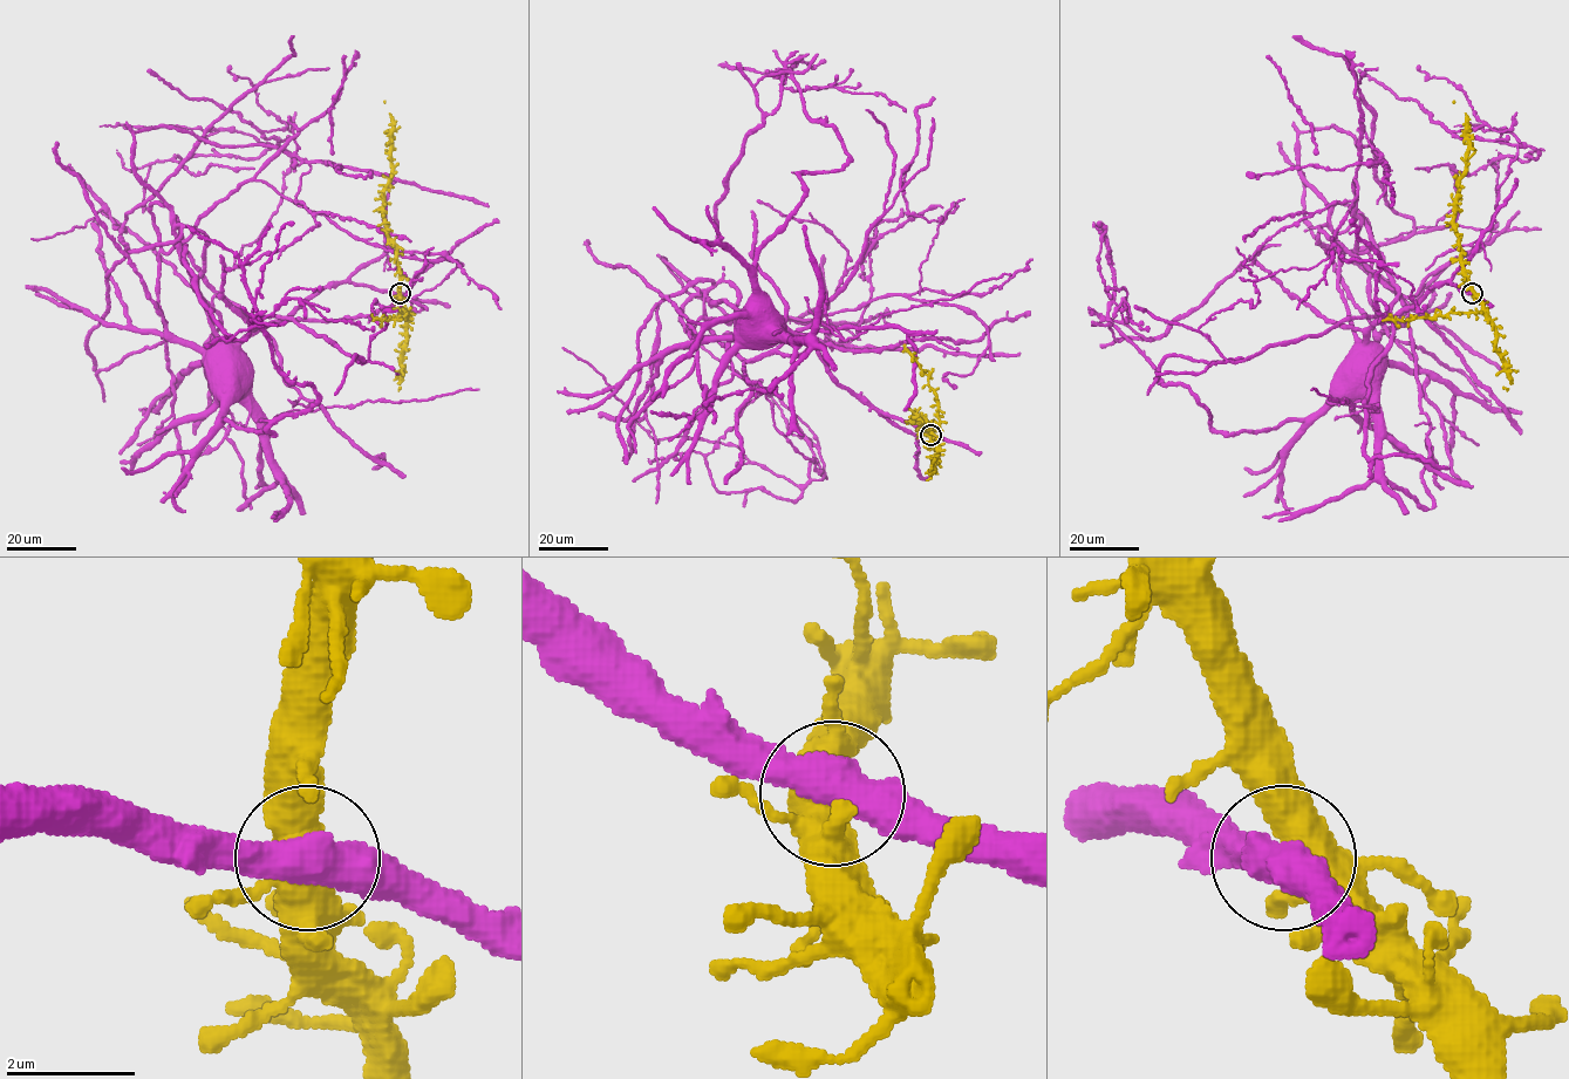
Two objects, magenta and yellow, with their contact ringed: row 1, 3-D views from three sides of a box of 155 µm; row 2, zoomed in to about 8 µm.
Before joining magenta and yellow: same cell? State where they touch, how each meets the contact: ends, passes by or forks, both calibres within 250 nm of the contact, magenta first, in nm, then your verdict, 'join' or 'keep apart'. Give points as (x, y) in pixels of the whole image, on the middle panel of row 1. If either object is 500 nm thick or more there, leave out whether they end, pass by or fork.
place (930, 435); calibres 550 and 440 nm; keep apart

